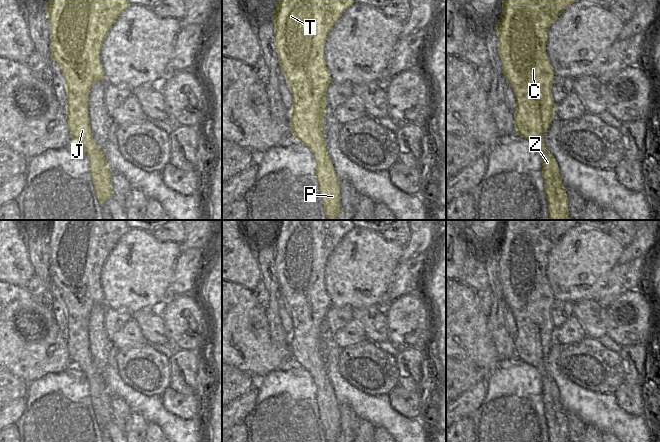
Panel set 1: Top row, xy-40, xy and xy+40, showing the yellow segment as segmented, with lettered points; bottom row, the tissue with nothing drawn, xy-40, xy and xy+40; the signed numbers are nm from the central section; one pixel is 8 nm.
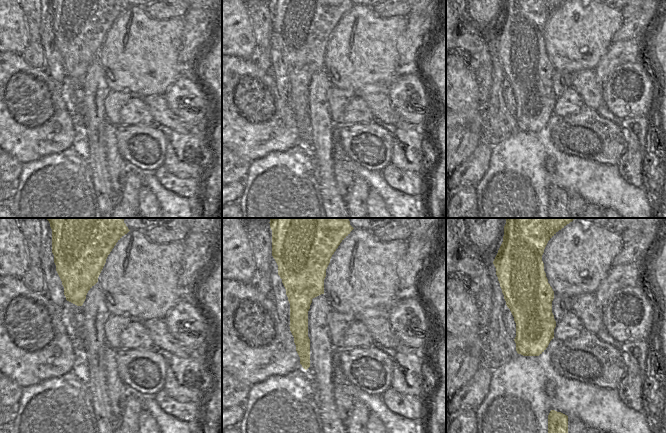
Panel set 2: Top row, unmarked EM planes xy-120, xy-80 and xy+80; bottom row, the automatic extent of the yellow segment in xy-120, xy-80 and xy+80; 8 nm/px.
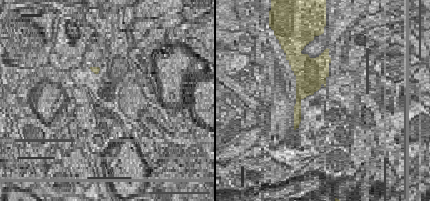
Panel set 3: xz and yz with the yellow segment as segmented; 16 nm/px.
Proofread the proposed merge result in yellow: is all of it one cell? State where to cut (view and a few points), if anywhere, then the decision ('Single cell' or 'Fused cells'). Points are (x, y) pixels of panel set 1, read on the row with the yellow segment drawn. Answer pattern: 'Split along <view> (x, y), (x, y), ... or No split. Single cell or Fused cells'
No split. Single cell.

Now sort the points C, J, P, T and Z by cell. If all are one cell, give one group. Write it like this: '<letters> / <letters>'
C J P T Z

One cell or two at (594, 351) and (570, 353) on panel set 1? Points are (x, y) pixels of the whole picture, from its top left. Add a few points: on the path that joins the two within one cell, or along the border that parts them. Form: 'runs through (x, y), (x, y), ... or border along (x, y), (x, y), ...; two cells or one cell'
runs through (588, 352), (576, 353); one cell

